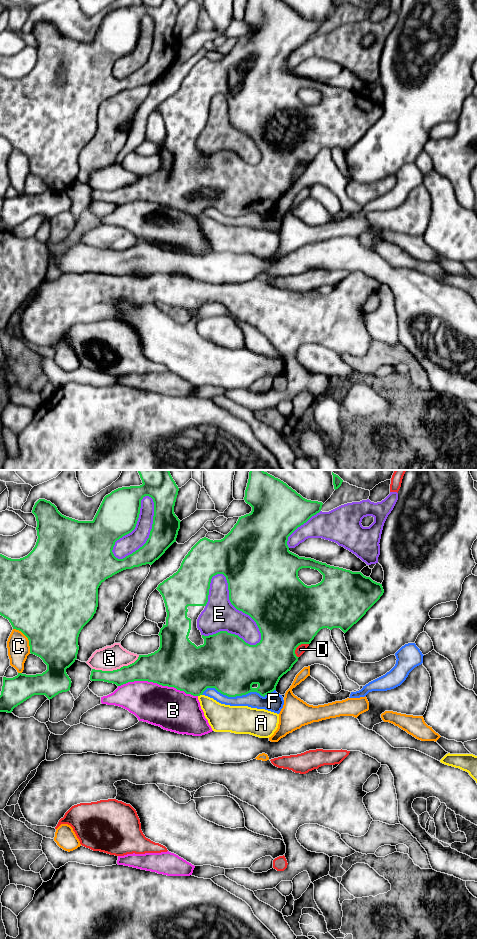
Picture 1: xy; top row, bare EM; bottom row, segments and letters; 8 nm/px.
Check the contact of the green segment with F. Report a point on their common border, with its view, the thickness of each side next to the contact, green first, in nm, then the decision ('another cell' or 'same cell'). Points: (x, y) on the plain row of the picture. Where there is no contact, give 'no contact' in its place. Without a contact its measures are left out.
xy (238, 215) | 440/130 nm | same cell

